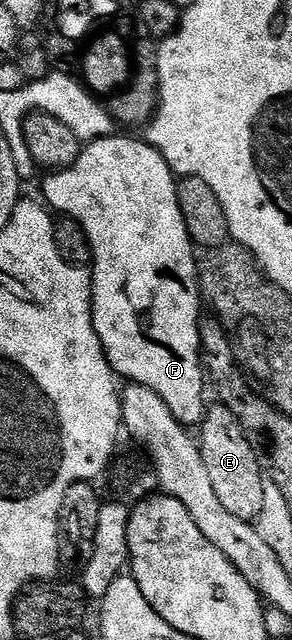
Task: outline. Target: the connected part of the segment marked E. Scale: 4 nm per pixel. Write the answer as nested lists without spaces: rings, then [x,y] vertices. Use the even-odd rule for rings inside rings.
[[[224,406],[216,407],[210,407],[205,413],[205,419],[199,424],[199,430],[201,430],[199,443],[203,454],[203,466],[207,466],[207,474],[211,478],[211,486],[215,489],[215,494],[219,497],[219,503],[228,512],[235,514],[235,518],[241,518],[250,522],[256,521],[257,515],[266,511],[267,508],[267,504],[265,504],[266,477],[263,475],[261,463],[257,460],[257,455],[251,446],[249,437],[245,435],[243,426],[239,426],[235,414],[231,414],[231,410],[227,410]]]

